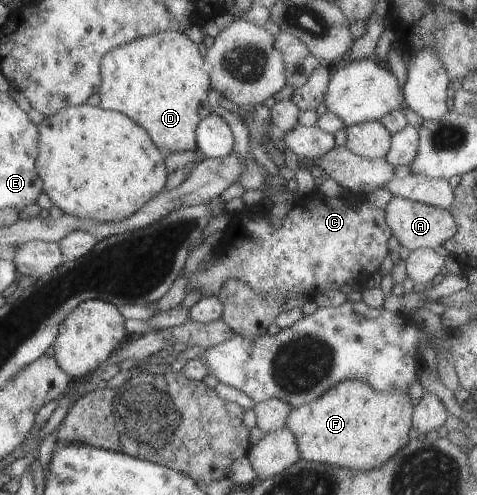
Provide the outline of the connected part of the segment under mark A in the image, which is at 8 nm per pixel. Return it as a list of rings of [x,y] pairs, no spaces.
[[[393,196],[384,206],[385,222],[390,228],[392,237],[408,251],[417,249],[434,249],[454,236],[456,224],[448,209],[434,207]]]

